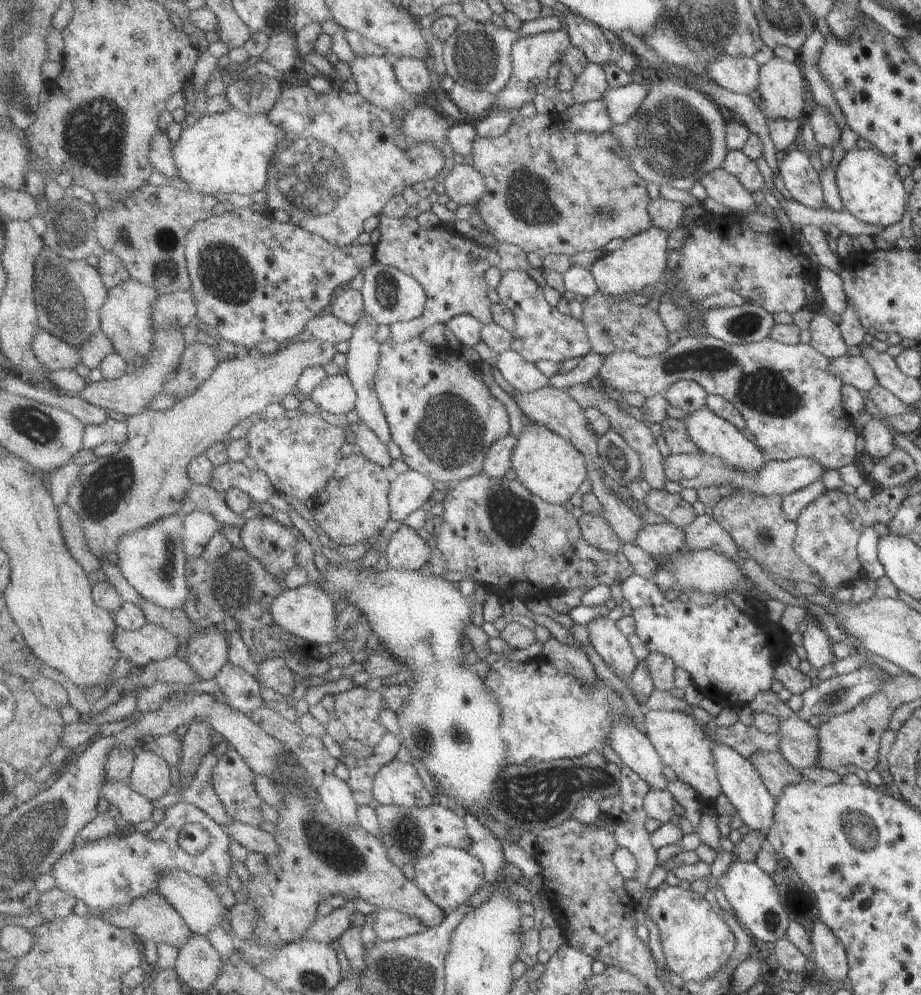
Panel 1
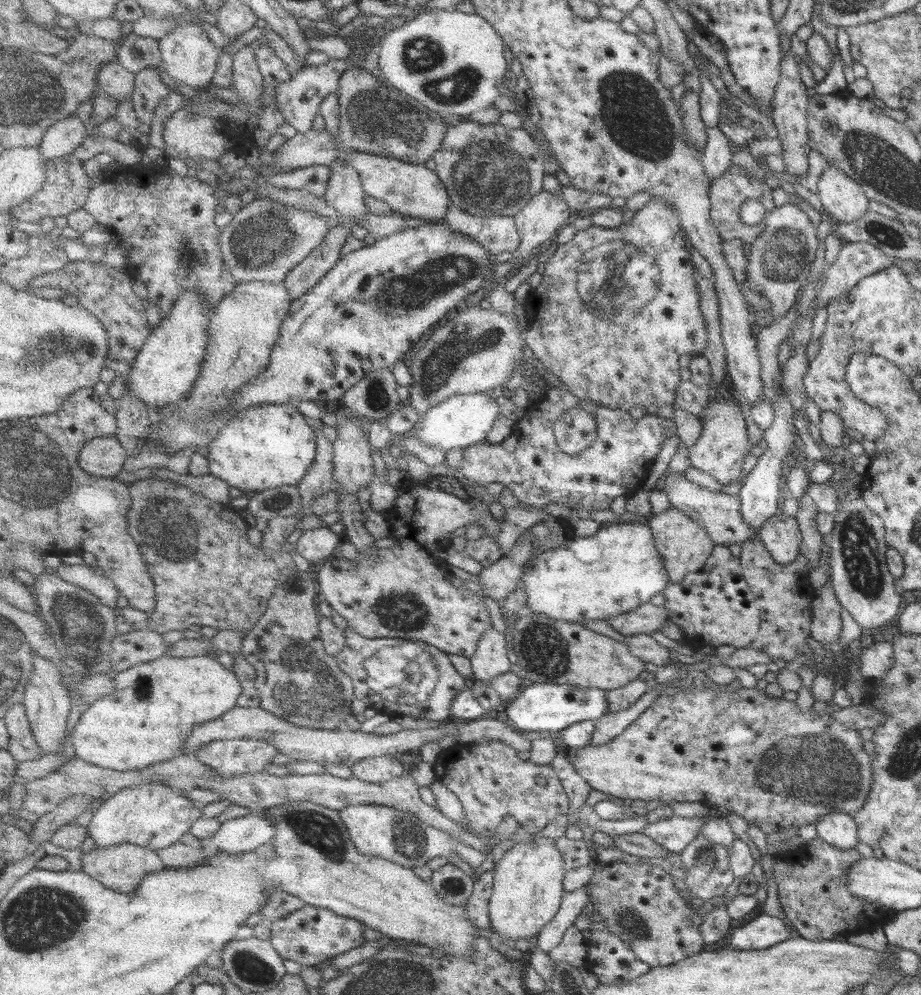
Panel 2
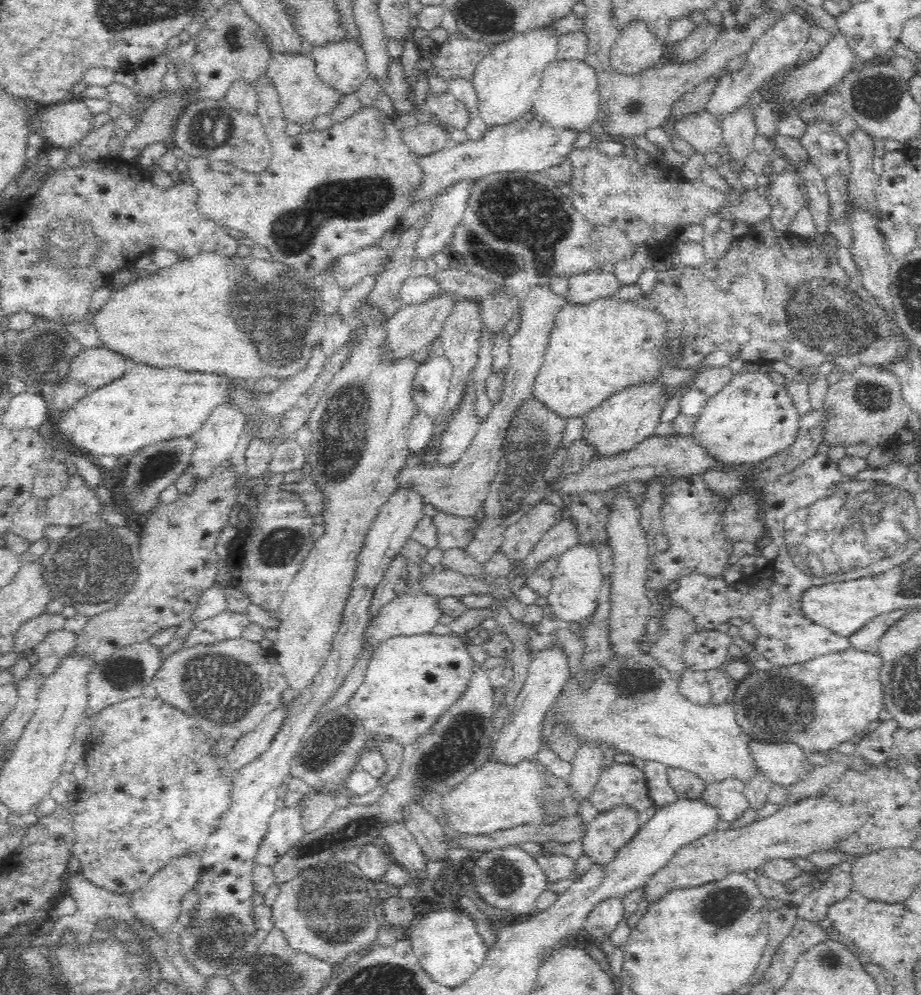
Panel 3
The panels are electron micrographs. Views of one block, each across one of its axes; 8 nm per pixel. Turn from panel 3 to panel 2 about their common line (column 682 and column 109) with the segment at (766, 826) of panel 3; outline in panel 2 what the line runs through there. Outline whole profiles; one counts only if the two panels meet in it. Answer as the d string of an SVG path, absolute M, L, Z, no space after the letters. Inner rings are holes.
M117 844L109 847L96 847L84 852L82 857L83 870L94 878L100 879L106 886L121 893L135 893L145 878L152 873L162 872L168 868L158 851L137 844Z

